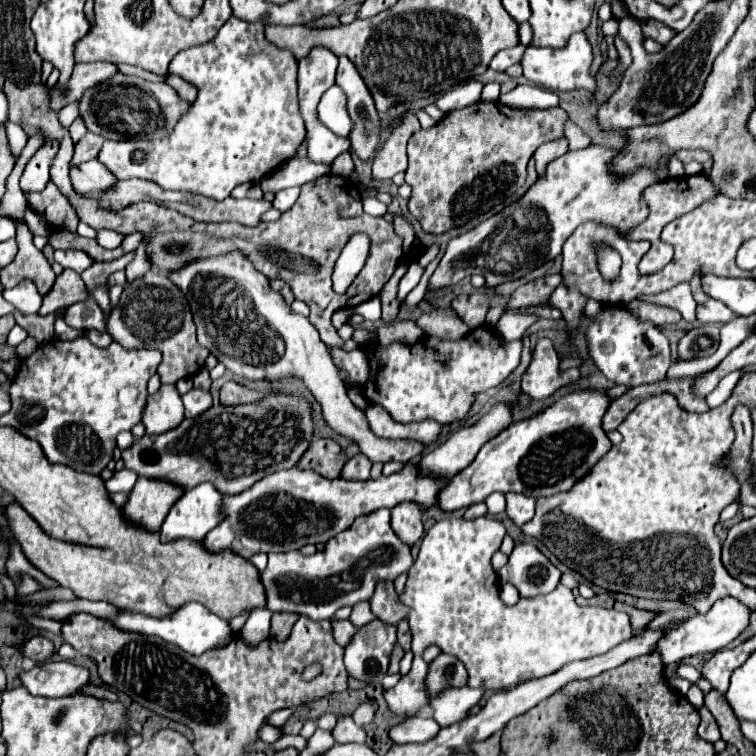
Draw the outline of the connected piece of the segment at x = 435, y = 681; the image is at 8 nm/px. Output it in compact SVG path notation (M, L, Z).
M439 654L431 664L429 664L429 672L425 678L425 688L429 698L439 696L441 690L449 688L449 686L461 686L467 682L467 670L465 666L447 654Z

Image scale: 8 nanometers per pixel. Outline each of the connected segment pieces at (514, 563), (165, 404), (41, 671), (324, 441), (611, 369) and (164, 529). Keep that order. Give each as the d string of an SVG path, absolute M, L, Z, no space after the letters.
M531 542L517 544L509 562L501 568L501 582L513 584L523 598L551 592L559 578L561 572Z
M163 384L145 404L141 422L149 434L163 434L183 420L183 402L173 384Z
M57 660L37 664L35 668L21 672L19 680L23 688L27 688L33 696L45 698L61 698L75 694L81 686L89 682L89 670L83 666L75 666L73 662Z
M315 438L311 448L299 460L299 468L313 470L325 478L339 478L341 468L345 466L345 450L331 438Z
M605 306L603 312L593 316L593 322L585 330L585 342L593 364L613 384L651 384L665 378L667 368L671 366L669 340L659 332L653 322L639 320L625 306Z
M203 482L191 490L185 490L185 494L173 504L161 526L161 542L177 538L203 542L207 532L223 518L223 496L217 494L213 484Z

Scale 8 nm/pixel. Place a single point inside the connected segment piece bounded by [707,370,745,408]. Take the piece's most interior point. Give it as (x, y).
(724, 389)

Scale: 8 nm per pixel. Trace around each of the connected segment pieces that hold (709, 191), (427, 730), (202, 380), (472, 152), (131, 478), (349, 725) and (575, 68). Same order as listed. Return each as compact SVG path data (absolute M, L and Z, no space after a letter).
M699 174L699 176L683 176L683 178L677 178L677 180L665 180L665 182L659 182L659 184L655 184L655 186L651 186L651 188L647 188L645 190L645 200L647 200L647 204L649 204L649 208L651 208L651 214L649 214L649 218L643 222L643 224L639 224L631 234L629 234L629 240L649 240L649 242L655 242L657 238L659 238L659 234L661 234L661 230L669 224L669 222L673 222L677 216L683 216L685 212L691 212L693 208L697 208L699 204L703 204L705 200L709 200L709 198L713 198L713 196L717 196L719 192L713 188L713 184L711 184L711 180L705 176L705 174Z
M407 718L401 724L389 730L389 738L393 744L413 744L413 742L427 742L437 734L437 726L433 718Z
M201 368L195 376L193 376L193 388L201 388L201 390L209 390L211 386L211 378L209 378L209 372L207 368Z
M477 102L465 106L461 110L449 112L441 122L437 122L429 130L419 130L409 140L409 168L405 172L405 184L411 186L409 196L409 212L419 220L425 232L441 234L449 228L463 226L479 212L487 212L495 204L501 204L505 198L517 194L521 184L525 184L527 162L533 152L549 140L557 140L563 136L563 124L567 114L563 108L547 108L547 110L517 110L509 108L501 102Z
M123 468L123 470L115 472L111 480L105 482L105 488L107 488L109 492L131 492L135 480L137 480L137 474L135 474L133 470Z
M339 716L337 726L333 730L333 738L339 744L345 744L345 742L359 742L359 744L363 744L365 742L365 732L363 732L363 728L359 728L353 722L351 716Z
M577 32L569 38L565 48L533 48L529 46L521 58L521 68L525 80L549 88L549 90L575 90L575 88L589 88L593 86L593 78L589 76L589 66L593 60L591 44L587 42L587 36L583 32Z

